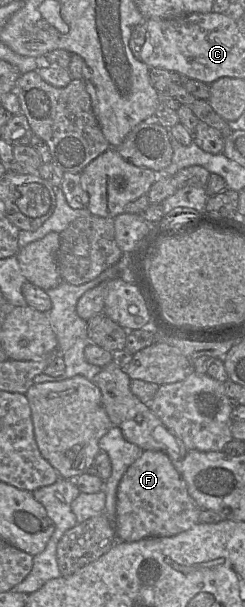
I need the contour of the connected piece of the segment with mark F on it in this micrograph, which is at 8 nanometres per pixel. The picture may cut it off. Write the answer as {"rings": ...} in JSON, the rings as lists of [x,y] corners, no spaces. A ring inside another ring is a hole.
{"rings":[[[145,450],[123,474],[117,488],[115,531],[118,541],[136,542],[152,537],[171,537],[199,523],[201,508],[162,451]]]}

